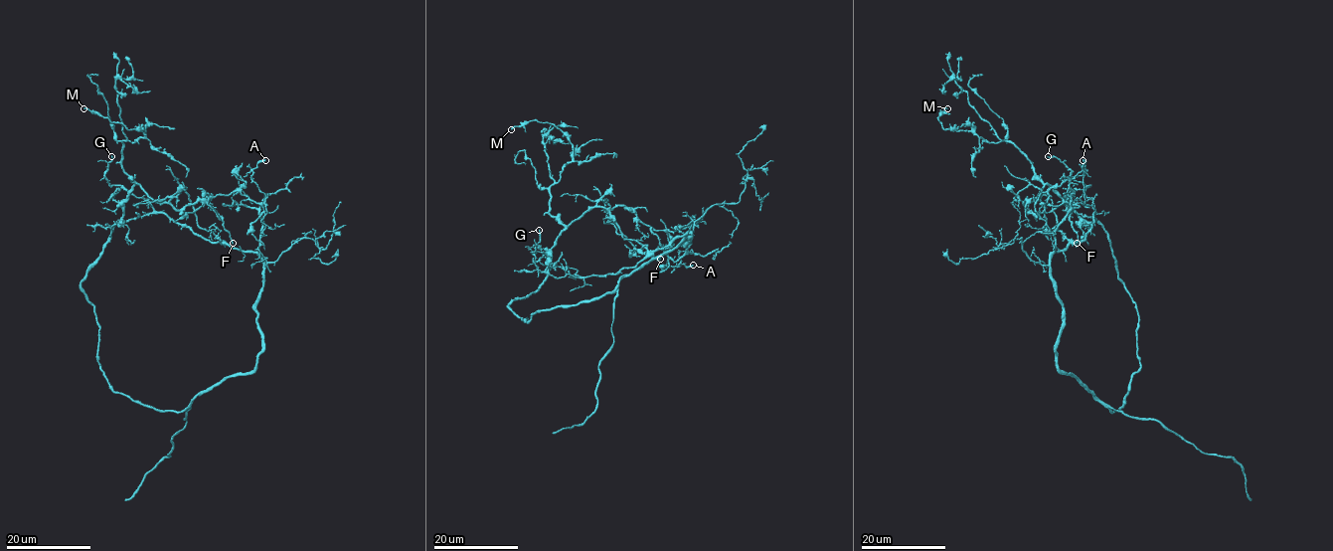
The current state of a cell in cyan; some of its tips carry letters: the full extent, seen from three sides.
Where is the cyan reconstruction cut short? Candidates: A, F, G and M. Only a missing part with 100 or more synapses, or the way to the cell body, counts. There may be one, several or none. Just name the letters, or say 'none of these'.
none of these

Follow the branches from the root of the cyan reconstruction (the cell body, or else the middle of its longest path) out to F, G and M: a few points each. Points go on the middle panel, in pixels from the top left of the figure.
F: (522, 319), (508, 304), (538, 289), (545, 278), (556, 238), (593, 207), (604, 207), (636, 249), (660, 259)
G: (522, 319), (508, 304), (538, 289), (551, 260), (540, 259), (544, 273), (535, 265), (539, 230)
M: (522, 319), (508, 304), (545, 278), (565, 228), (550, 214), (550, 188), (573, 149), (547, 122), (511, 129)

